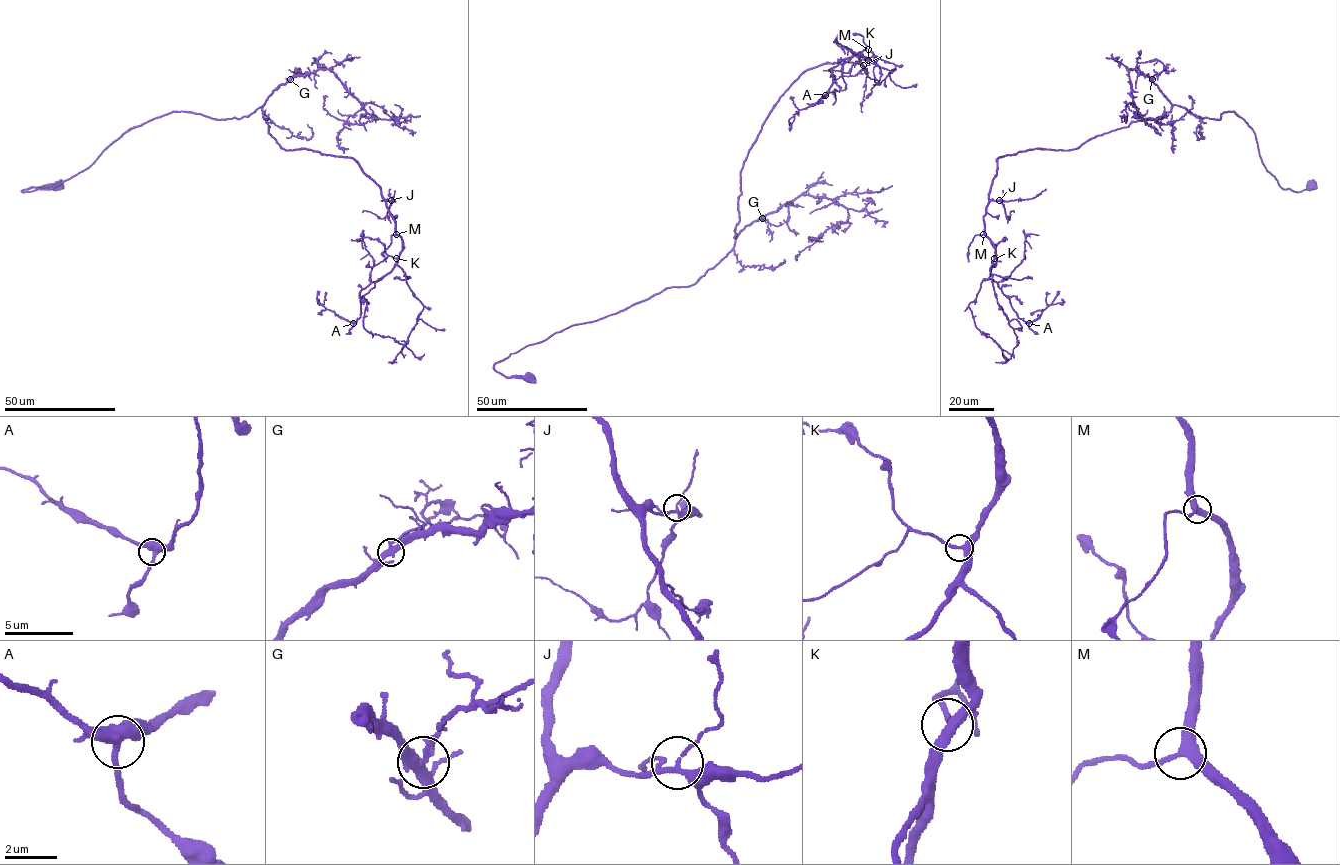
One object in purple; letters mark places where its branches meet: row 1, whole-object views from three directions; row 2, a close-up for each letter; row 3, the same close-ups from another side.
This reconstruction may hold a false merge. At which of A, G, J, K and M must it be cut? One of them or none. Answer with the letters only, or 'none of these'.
none of these

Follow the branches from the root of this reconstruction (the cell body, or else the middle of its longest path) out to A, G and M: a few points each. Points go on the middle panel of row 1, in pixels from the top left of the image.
A: (530, 376), (493, 365), (713, 269), (779, 97), (808, 69), (873, 54), (834, 66), (825, 95)
G: (530, 376), (505, 377), (493, 365), (571, 326), (693, 285), (746, 226), (762, 218)
M: (530, 376), (505, 377), (493, 365), (713, 269), (734, 246), (741, 170), (773, 105), (805, 71), (868, 49)

